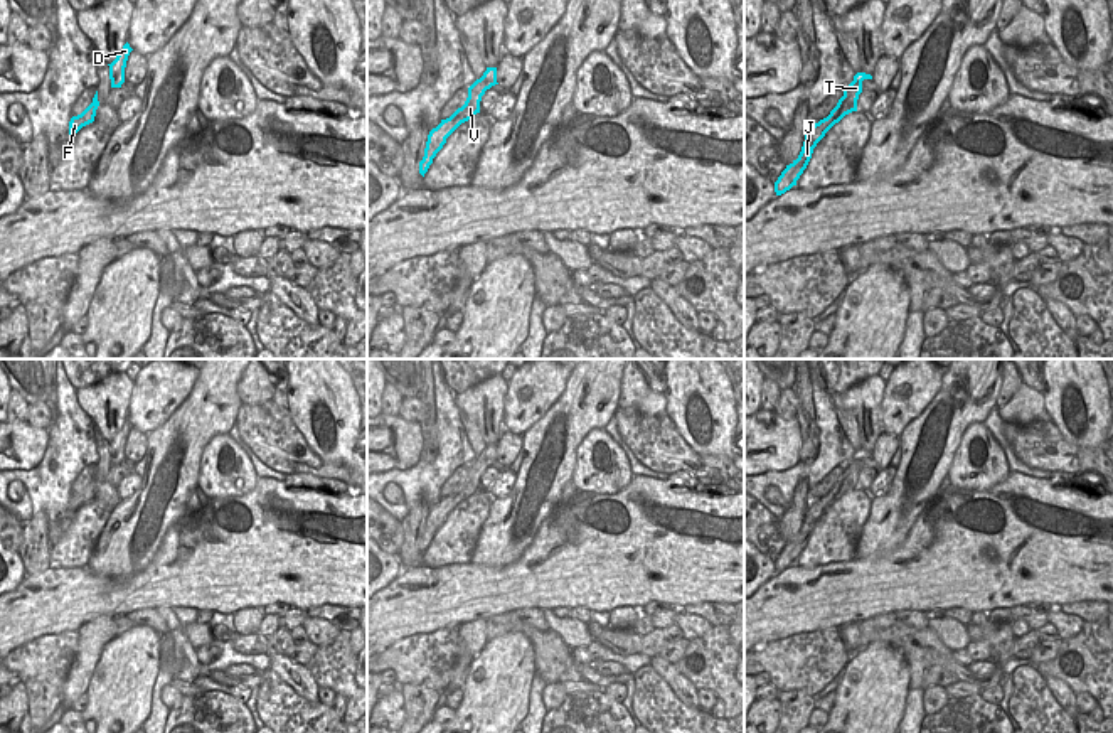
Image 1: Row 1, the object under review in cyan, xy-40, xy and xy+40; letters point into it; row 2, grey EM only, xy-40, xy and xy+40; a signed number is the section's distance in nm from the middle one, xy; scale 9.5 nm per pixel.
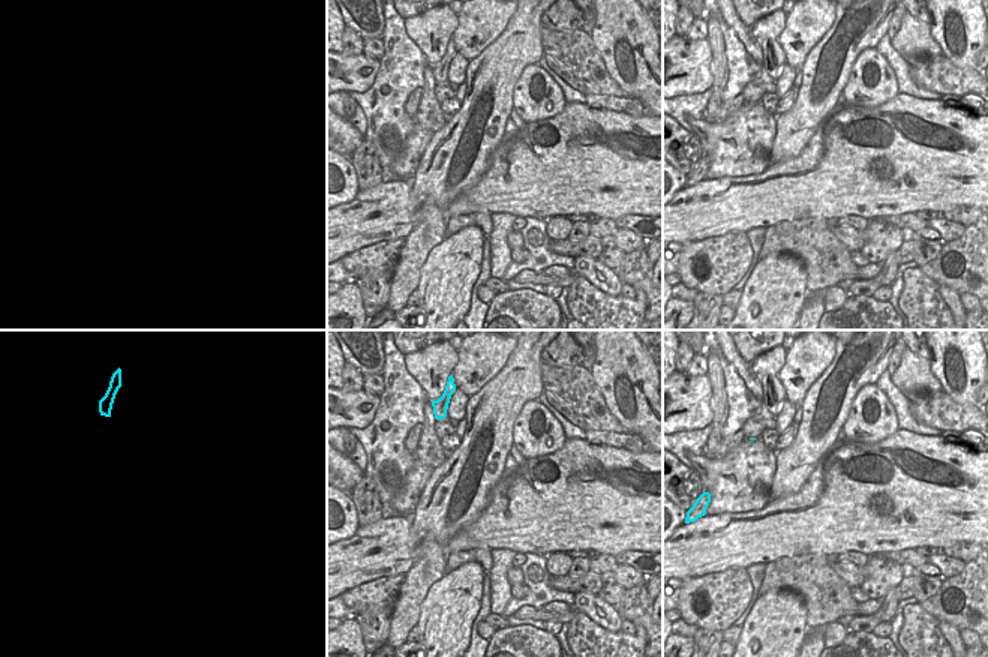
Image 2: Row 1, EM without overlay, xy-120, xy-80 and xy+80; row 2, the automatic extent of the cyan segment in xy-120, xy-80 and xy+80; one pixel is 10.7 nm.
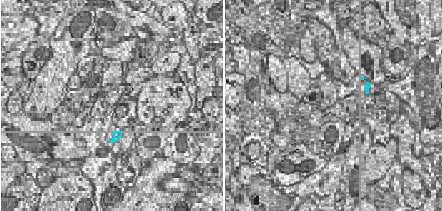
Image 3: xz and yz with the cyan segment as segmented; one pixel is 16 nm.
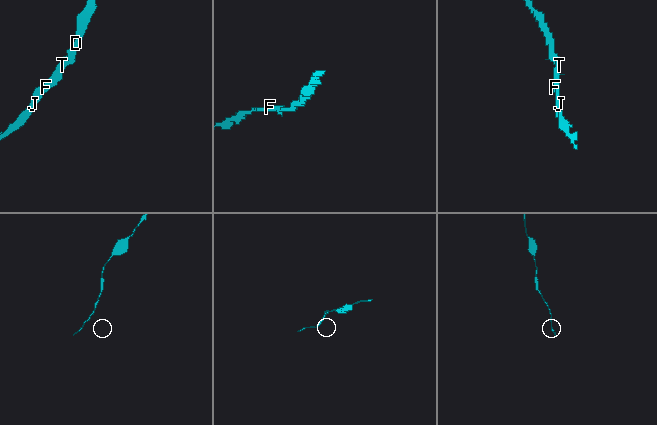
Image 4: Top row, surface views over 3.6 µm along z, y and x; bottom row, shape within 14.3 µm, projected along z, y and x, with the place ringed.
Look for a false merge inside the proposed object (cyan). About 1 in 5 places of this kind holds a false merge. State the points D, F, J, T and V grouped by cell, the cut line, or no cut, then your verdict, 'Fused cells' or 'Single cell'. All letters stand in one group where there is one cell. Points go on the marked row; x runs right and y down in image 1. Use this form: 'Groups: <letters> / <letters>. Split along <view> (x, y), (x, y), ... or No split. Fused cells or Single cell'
Groups: D F J T V. No split. Single cell.

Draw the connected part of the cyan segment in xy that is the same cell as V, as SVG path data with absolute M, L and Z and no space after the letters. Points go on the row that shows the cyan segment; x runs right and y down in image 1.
M487 67L483 76L477 79L470 88L468 88L468 98L461 108L458 108L450 118L441 120L441 123L433 128L428 135L426 148L424 148L424 157L419 162L419 174L424 177L428 172L429 165L433 163L433 158L436 153L443 148L446 143L446 138L465 121L468 121L471 116L480 113L480 101L482 96L485 94L487 89L492 86L498 84L497 83L497 67Z

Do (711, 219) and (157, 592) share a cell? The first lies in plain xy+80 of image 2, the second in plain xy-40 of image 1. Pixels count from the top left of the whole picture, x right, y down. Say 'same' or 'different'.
same

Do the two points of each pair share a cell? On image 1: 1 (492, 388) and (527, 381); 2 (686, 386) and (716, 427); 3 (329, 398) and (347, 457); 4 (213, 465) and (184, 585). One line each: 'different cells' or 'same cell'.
1: different cells
2: same cell
3: same cell
4: different cells

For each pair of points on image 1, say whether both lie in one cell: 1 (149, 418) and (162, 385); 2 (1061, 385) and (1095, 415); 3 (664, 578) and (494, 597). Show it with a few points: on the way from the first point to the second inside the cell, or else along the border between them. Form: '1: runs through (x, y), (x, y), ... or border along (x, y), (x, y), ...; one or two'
1: runs through (152, 410), (157, 393); one
2: runs through (1073, 381), (1081, 388), (1086, 403); one
3: runs through (622, 580), (536, 580); one

